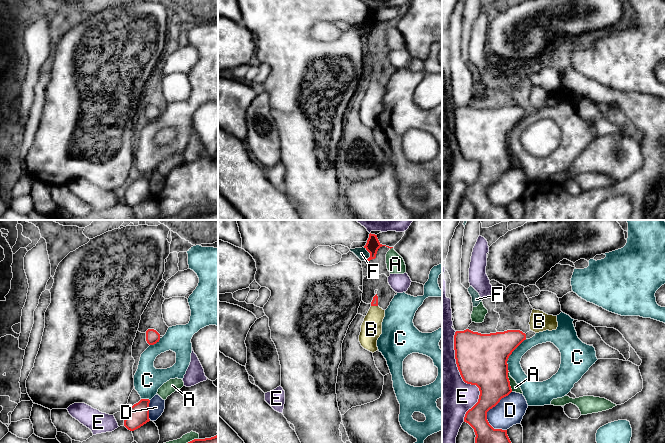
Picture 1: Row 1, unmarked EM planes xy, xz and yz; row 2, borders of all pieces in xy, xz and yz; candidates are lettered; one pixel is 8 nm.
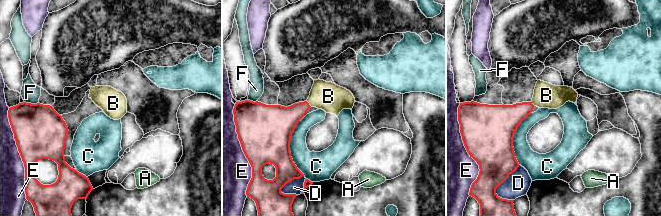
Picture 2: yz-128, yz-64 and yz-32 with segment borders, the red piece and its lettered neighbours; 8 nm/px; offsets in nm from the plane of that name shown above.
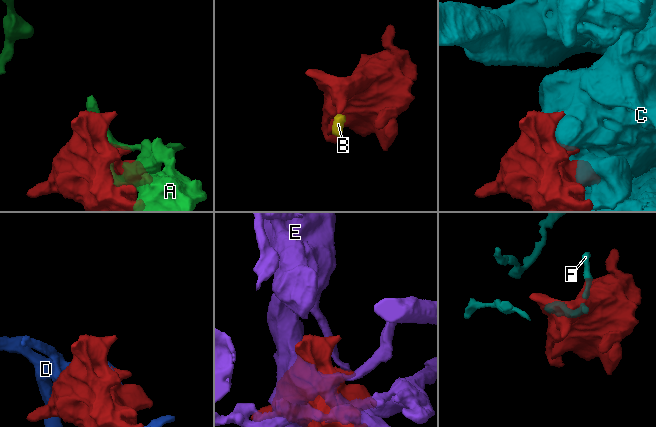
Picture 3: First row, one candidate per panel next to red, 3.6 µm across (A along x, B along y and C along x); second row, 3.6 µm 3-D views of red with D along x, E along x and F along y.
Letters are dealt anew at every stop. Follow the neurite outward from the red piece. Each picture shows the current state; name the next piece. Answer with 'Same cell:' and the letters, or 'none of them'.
Same cell: B

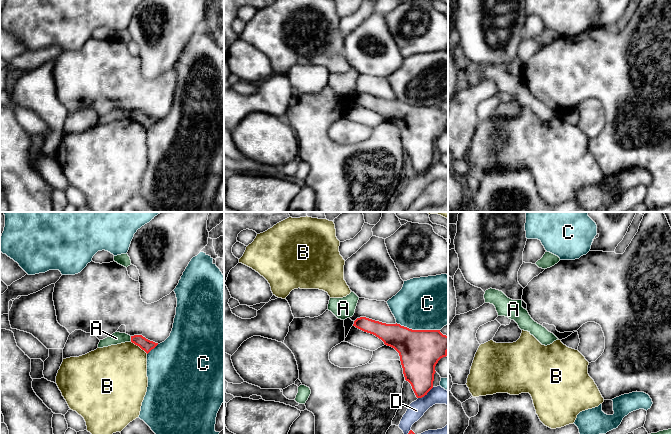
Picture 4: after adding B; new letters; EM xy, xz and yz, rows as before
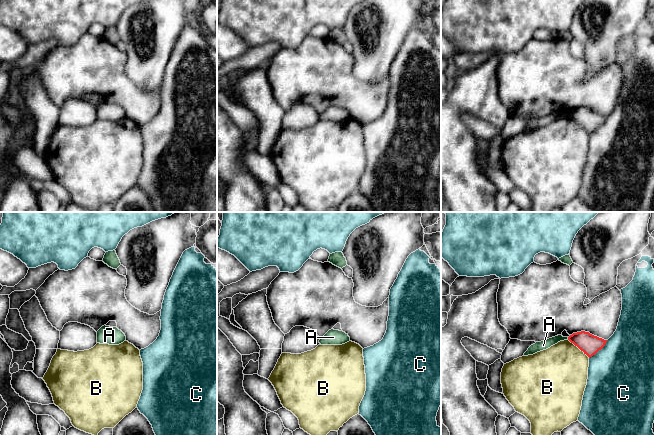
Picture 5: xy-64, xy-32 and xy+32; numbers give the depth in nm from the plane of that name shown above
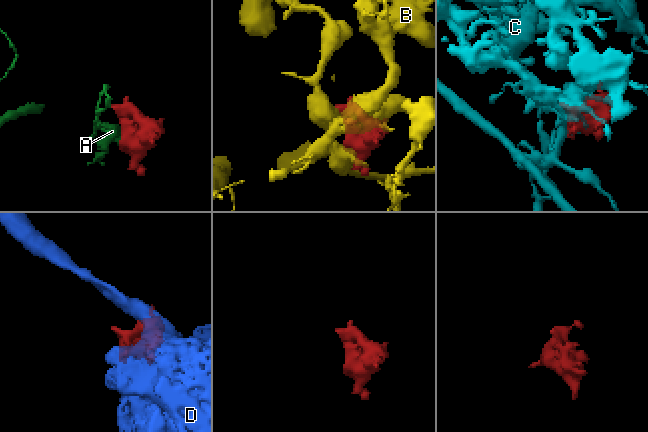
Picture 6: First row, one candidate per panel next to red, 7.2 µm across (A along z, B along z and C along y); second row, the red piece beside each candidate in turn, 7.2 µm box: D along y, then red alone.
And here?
Same cell: none of them

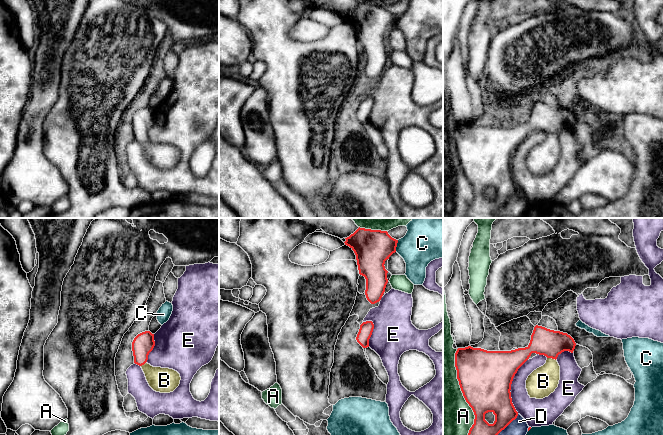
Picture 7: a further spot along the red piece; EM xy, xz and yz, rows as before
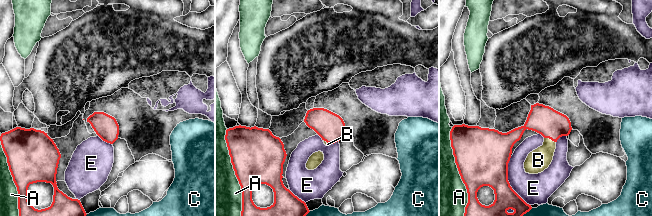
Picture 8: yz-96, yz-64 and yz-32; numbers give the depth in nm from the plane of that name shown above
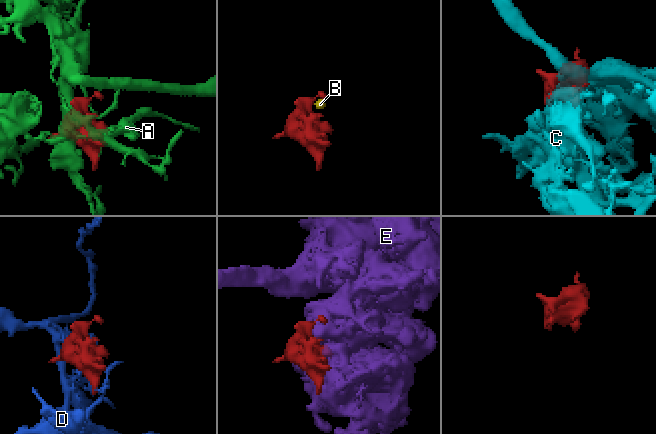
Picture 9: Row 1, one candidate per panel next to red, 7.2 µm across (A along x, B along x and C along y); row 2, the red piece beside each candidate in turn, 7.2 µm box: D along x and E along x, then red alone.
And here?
Same cell: B

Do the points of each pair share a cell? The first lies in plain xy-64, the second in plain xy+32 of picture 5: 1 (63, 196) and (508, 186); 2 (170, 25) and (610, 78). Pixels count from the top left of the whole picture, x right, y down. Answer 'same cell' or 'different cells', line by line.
1: different cells
2: different cells

